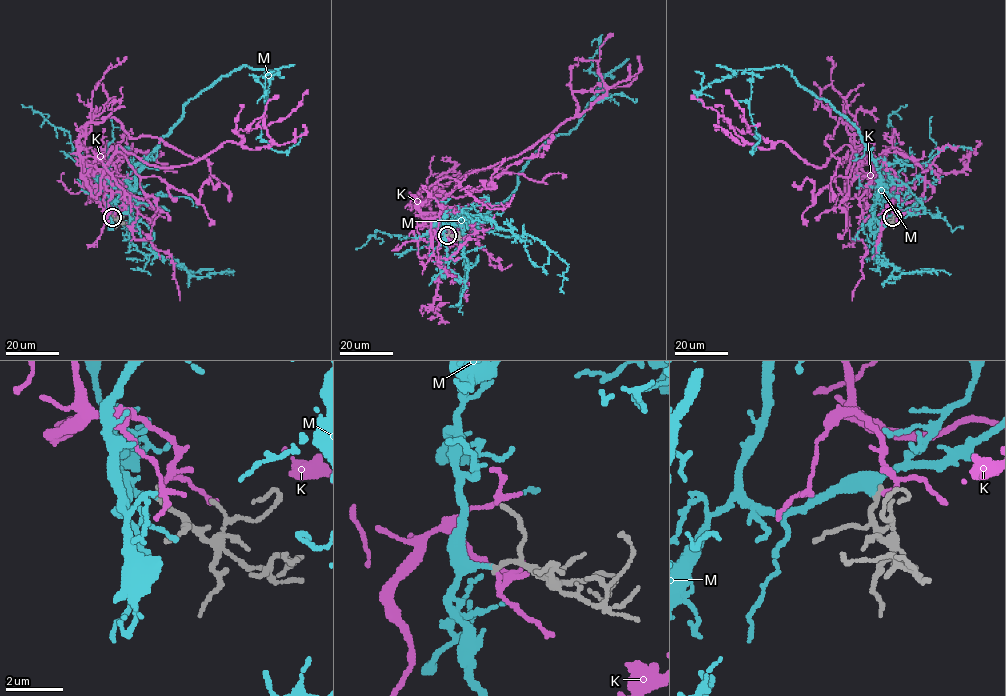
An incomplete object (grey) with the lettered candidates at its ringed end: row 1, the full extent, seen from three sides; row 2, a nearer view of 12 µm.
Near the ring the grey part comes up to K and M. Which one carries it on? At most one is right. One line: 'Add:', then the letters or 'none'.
Add: M

